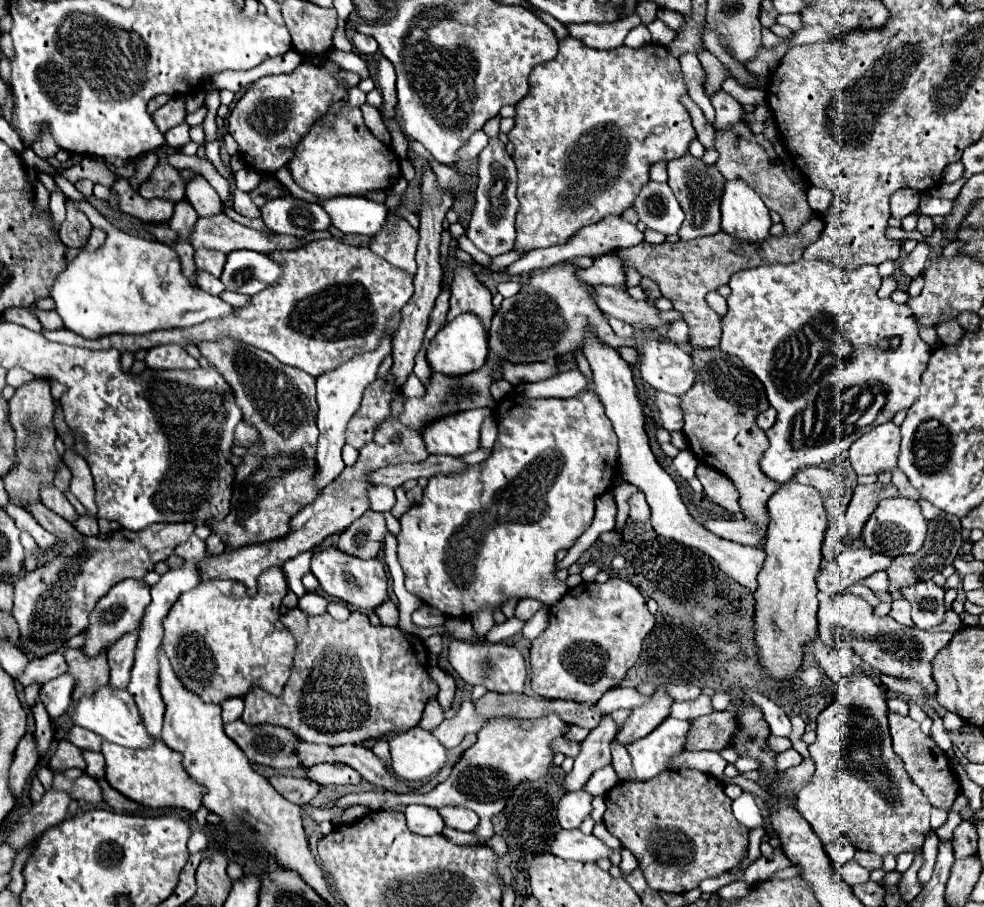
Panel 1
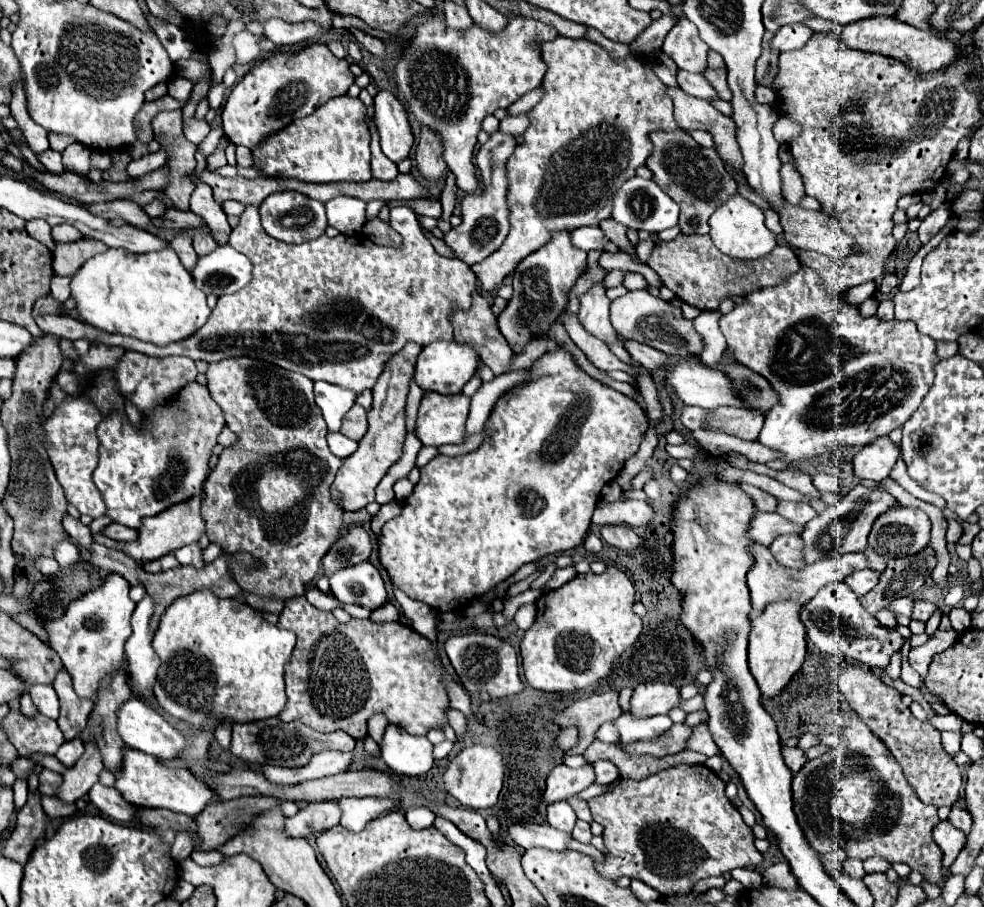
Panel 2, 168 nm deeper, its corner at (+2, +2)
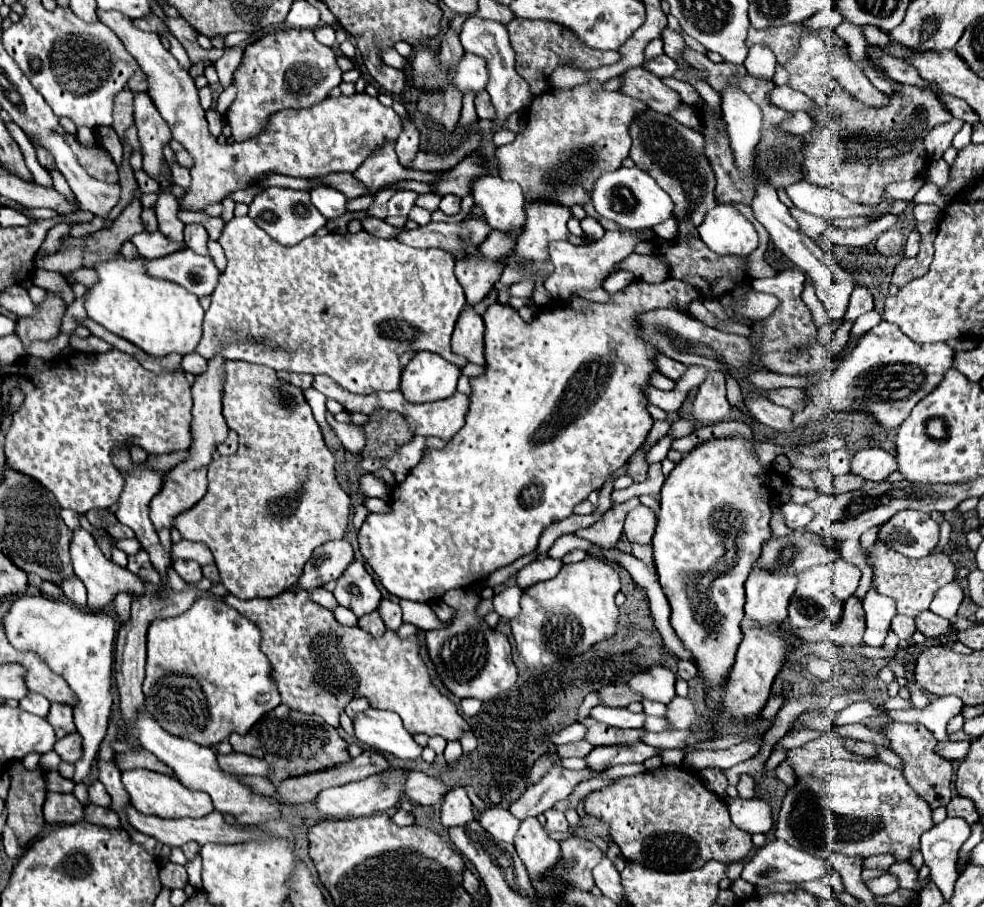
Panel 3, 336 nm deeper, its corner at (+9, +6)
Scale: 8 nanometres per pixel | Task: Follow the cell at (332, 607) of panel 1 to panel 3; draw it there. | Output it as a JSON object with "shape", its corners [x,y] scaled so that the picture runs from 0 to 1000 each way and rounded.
{"shape":[[[345,668],[338,677],[340,677],[342,686],[347,686],[349,690],[363,690],[363,679],[361,679],[357,673],[353,673],[353,670]]]}

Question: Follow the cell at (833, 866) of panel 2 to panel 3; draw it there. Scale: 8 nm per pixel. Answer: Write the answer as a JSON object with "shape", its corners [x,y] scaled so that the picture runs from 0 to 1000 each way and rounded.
{"shape":[[[786,926],[771,935],[771,939],[757,953],[753,968],[763,972],[765,977],[786,977],[790,972],[820,972],[820,970],[830,970],[840,961],[840,953],[832,944],[818,942],[806,933],[802,933],[796,926]]]}

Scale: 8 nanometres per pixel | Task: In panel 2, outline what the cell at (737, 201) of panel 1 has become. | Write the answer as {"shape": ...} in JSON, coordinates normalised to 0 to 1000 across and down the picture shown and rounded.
{"shape":[[[750,212],[722,238],[722,262],[736,280],[756,287],[778,282],[789,271],[789,260],[776,247],[776,234]]]}

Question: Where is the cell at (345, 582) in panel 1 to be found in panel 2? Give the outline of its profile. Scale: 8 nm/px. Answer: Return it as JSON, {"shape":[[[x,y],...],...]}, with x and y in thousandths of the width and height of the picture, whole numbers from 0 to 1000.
{"shape":[[[376,620],[341,628],[335,635],[335,650],[348,666],[362,666],[374,673],[382,673],[392,666],[390,639],[384,626]]]}

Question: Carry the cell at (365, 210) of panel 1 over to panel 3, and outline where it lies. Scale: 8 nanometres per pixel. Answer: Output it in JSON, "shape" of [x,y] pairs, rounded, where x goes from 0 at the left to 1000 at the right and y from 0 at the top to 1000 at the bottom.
{"shape":[[[322,205],[320,209],[314,212],[316,214],[316,223],[322,227],[322,232],[332,240],[345,240],[351,236],[351,225],[353,225],[353,218],[345,212],[345,209],[338,209],[334,205]]]}

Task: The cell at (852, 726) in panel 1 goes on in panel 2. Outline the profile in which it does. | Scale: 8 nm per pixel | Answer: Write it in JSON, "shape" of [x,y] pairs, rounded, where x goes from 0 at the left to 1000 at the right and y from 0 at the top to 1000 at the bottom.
{"shape":[[[854,785],[858,792],[858,803],[854,818],[843,825],[839,831],[821,838],[813,851],[807,853],[805,873],[807,873],[807,895],[811,900],[813,911],[817,913],[817,920],[821,928],[833,939],[839,942],[850,933],[854,933],[864,946],[880,948],[884,944],[900,946],[904,953],[909,950],[921,950],[927,959],[935,959],[943,972],[957,975],[957,937],[953,937],[953,931],[947,924],[947,913],[955,906],[951,891],[939,886],[929,869],[921,862],[917,853],[917,845],[911,840],[911,836],[900,827],[900,820],[892,816],[890,809],[884,809],[884,803],[876,792],[872,792],[872,785]]]}

